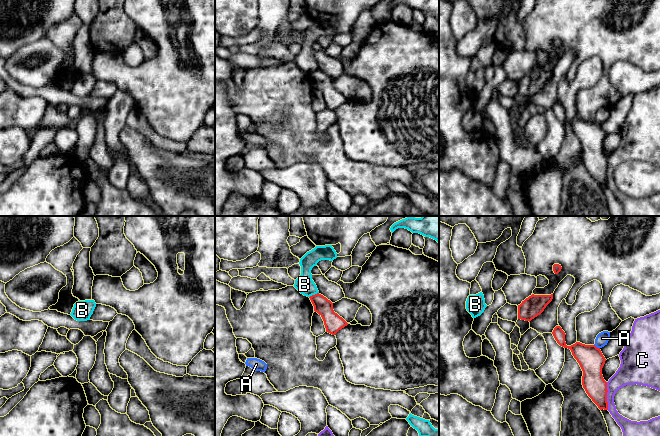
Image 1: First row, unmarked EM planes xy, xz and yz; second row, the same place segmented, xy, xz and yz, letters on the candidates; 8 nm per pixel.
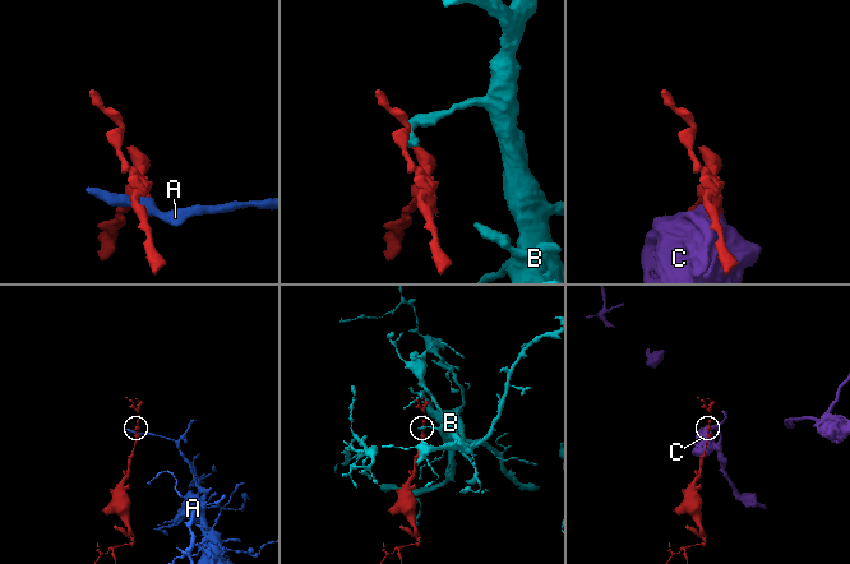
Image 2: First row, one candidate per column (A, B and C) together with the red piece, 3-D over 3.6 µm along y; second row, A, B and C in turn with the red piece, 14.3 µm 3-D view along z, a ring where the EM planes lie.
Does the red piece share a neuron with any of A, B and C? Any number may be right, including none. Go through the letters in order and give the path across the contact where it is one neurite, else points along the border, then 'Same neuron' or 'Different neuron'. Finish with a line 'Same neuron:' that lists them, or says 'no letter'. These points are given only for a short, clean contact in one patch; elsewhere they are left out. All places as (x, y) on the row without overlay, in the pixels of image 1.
A: Boundary: yz (594, 120), (599, 124). Different neuron
B: Boundary: xz (318, 68), (309, 73). Different neuron
C: Different neuron
Same neuron: no letter

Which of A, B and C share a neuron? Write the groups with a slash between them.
A / B / C

